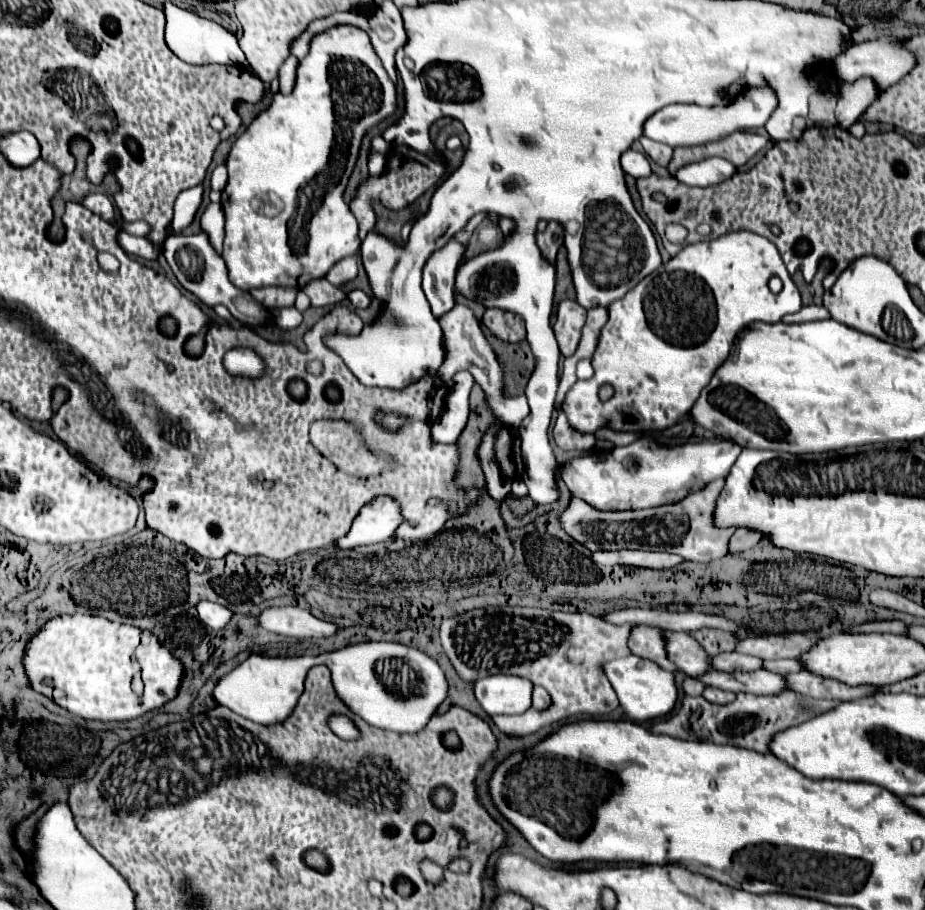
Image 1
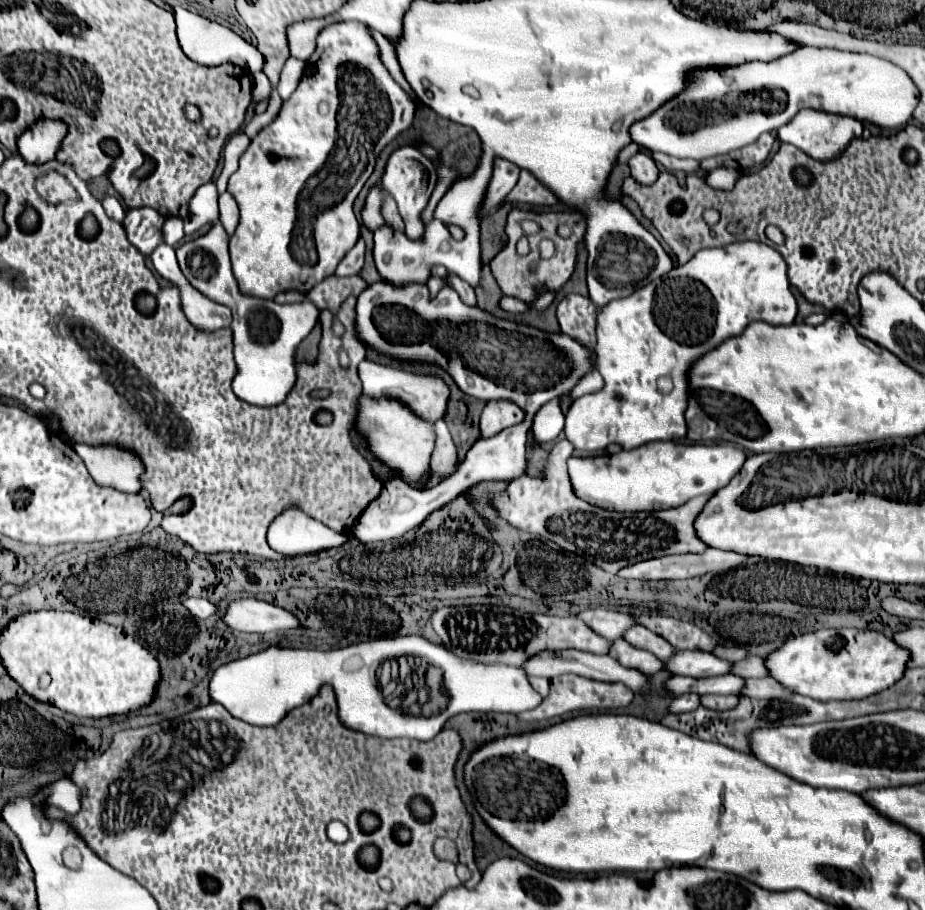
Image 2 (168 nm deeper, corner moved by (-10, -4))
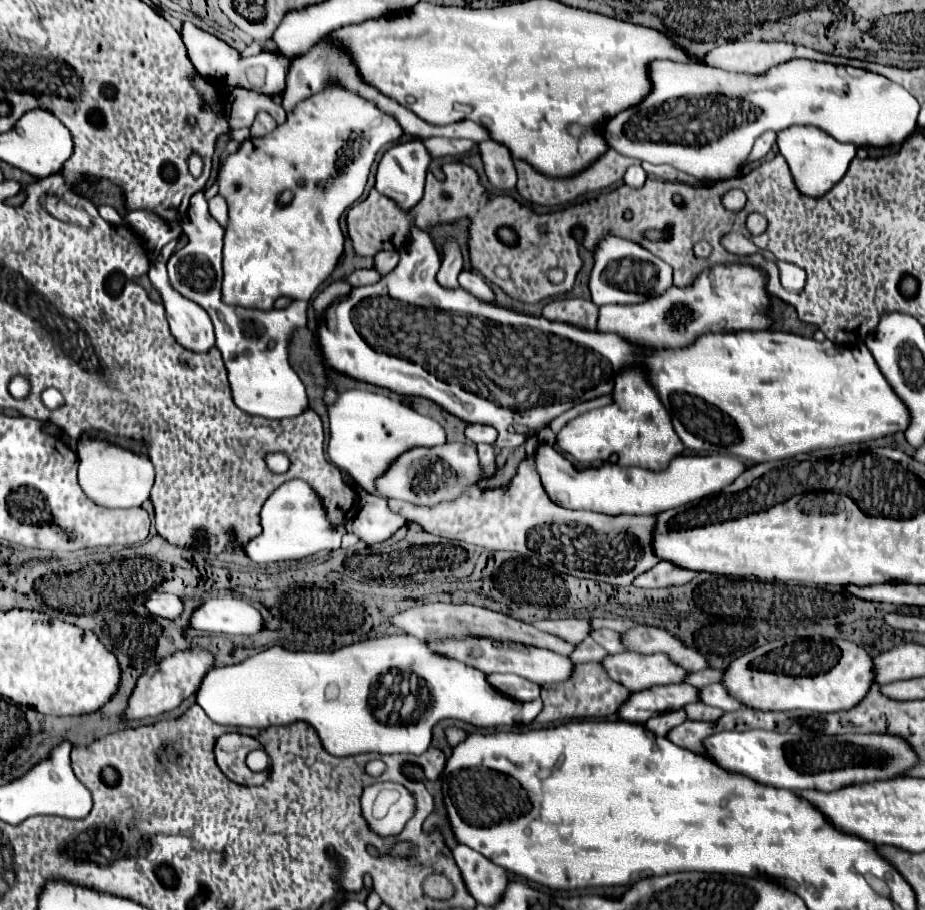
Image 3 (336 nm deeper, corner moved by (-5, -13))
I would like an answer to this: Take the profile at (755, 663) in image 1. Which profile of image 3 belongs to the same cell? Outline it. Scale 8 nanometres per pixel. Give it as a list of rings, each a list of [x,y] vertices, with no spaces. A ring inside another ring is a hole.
[[[613,654],[601,662],[613,680],[621,682],[631,692],[641,692],[663,684],[681,684],[689,676],[685,668],[671,662],[665,654]]]

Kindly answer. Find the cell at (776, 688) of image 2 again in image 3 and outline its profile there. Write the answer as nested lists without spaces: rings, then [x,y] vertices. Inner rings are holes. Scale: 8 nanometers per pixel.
[[[709,684],[705,688],[701,688],[703,692],[703,702],[709,704],[709,706],[717,706],[725,712],[735,712],[735,710],[741,710],[745,704],[741,704],[725,686],[721,684]]]

